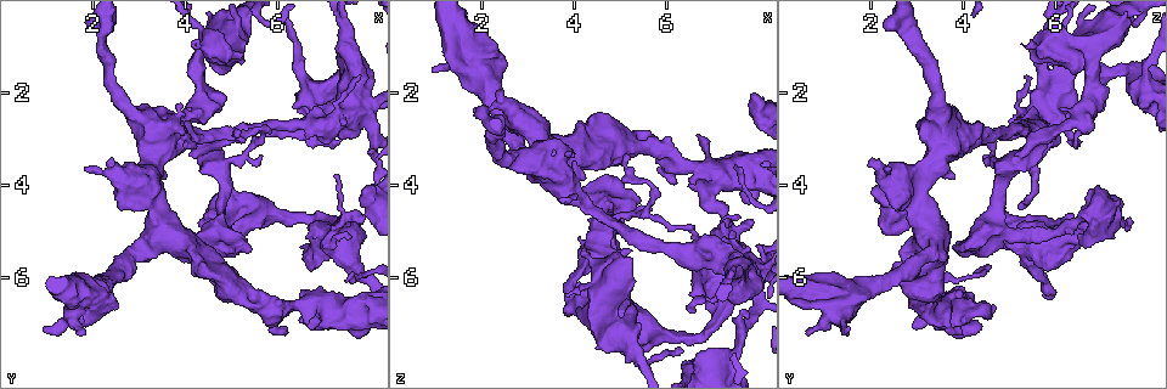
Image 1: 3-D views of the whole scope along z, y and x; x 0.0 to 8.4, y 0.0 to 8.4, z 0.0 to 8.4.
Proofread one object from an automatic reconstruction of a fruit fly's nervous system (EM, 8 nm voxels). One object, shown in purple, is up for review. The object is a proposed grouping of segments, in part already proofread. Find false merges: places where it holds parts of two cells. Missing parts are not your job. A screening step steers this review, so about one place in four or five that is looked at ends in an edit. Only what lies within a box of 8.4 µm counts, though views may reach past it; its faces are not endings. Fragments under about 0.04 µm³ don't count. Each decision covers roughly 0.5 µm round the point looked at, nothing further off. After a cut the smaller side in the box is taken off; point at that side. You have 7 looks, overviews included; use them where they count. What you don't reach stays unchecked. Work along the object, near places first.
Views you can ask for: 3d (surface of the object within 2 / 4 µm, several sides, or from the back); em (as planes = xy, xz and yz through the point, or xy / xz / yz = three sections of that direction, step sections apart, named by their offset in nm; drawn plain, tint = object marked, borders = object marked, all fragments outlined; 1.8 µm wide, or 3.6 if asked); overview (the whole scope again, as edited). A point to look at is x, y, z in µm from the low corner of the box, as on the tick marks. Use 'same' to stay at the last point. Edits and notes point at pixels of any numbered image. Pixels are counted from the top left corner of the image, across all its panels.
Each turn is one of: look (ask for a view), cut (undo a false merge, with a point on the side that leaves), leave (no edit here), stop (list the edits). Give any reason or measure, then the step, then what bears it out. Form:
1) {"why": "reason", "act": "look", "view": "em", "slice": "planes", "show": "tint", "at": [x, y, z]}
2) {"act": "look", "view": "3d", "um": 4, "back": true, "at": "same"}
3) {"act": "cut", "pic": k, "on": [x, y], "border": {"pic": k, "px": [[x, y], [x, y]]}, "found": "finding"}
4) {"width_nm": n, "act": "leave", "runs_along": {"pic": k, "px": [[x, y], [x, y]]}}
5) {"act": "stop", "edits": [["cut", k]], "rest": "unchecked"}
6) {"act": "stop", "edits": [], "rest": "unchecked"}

{"why": "calibre changes", "act": "look", "view": "em", "slice": "planes", "show": "tint", "at": [7.50, 1.05, 5.60]}

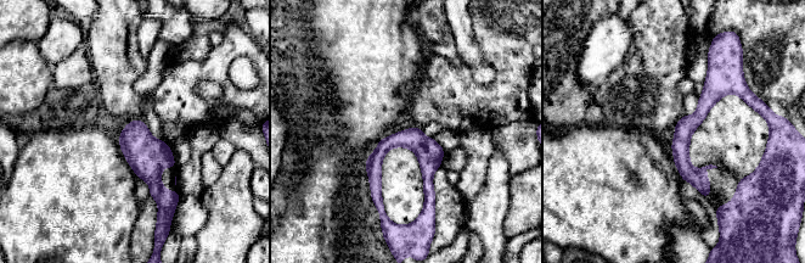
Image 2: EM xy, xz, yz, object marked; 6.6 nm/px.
{"act": "leave", "runs_along": {"pic": 2, "px": [[716, 72], [682, 134], [682, 164], [707, 194]]}, "found": "one cell here"}

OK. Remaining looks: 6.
{"why": "sharp bend", "act": "look", "view": "em", "um": 3.6, "slice": "planes", "show": "plain", "at": [7.70, 7.00, 4.00]}

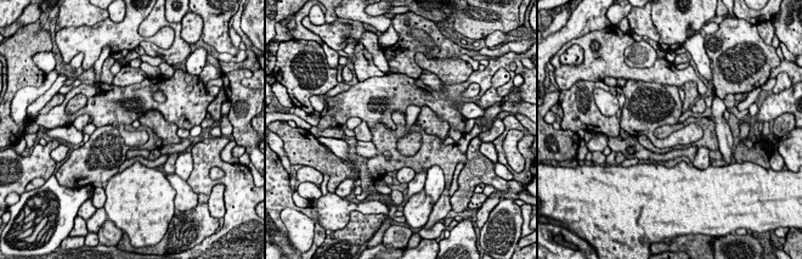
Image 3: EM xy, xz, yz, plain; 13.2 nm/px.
{"why": "see the neighbours", "act": "look", "view": "em", "um": 3.6, "slice": "planes", "show": "borders", "at": "same"}

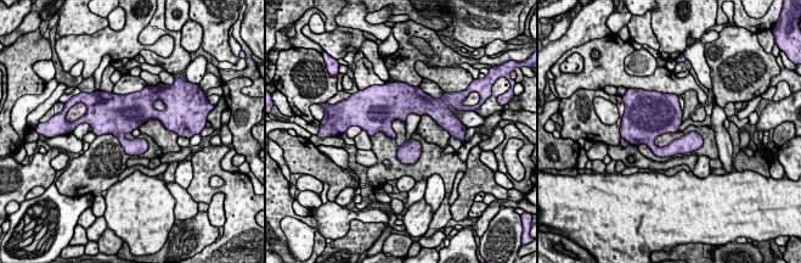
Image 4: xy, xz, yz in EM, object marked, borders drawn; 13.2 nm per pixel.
{"act": "leave", "found": "continuous, no second cell"}

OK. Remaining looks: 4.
{"why": "three arms meet", "act": "look", "view": "em", "slice": "planes", "show": "tint", "at": [4.40, 5.65, 3.15]}

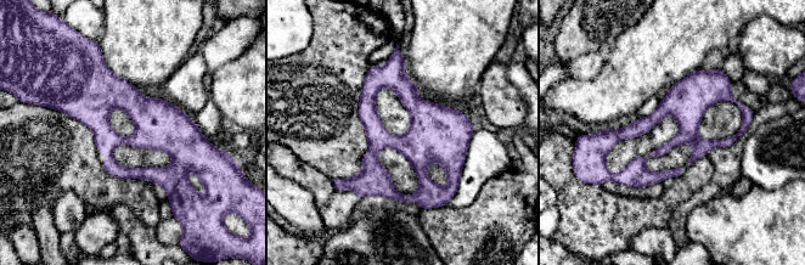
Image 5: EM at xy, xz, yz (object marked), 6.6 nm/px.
{"act": "leave", "found": "one cell here"}

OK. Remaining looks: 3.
{"act": "stop", "edits": [], "rest": "unchecked"}

